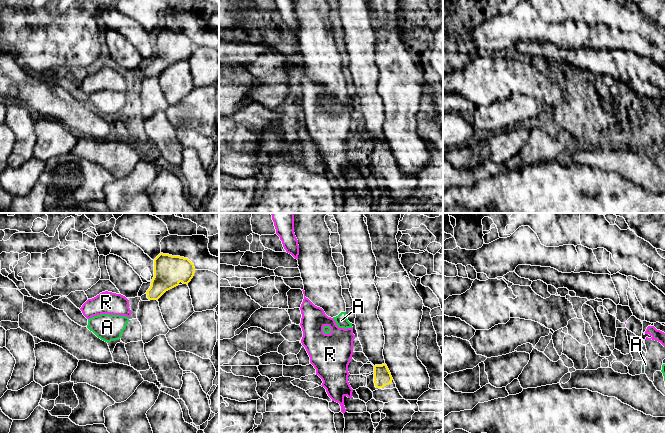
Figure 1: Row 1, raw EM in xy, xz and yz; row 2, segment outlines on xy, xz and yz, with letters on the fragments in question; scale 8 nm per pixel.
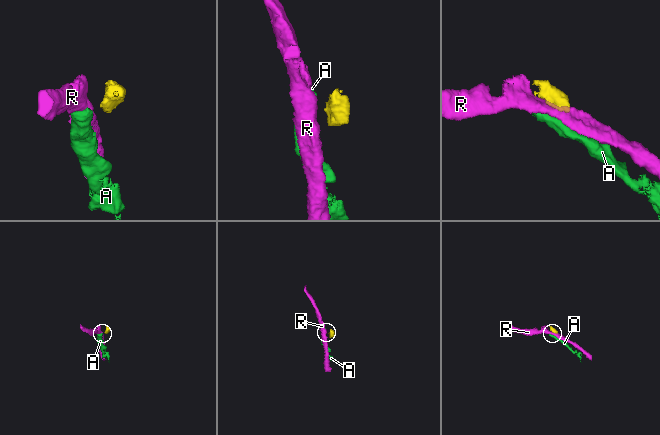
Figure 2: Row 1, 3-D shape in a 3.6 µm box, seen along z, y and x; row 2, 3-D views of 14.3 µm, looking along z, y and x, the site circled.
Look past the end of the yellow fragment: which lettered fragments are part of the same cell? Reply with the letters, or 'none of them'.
none of them

